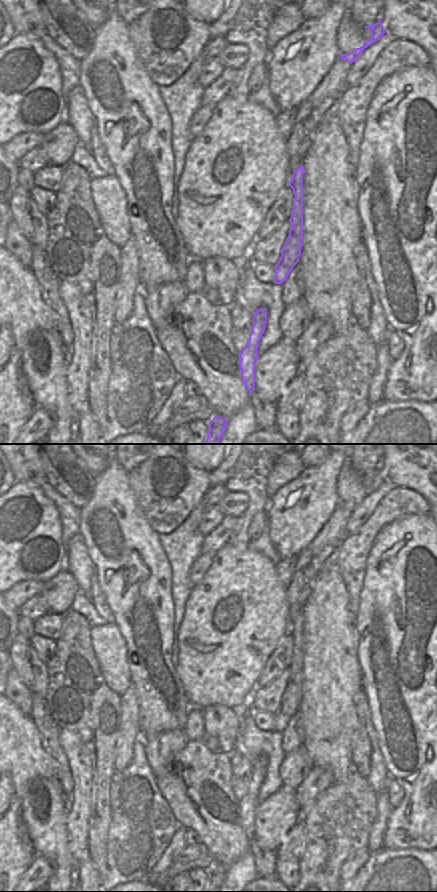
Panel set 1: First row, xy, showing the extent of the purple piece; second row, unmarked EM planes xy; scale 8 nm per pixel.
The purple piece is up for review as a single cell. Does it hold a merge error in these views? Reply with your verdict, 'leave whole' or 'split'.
leave whole

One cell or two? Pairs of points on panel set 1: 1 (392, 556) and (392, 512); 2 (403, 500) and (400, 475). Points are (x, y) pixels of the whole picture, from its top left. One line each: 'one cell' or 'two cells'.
1: two cells
2: two cells

